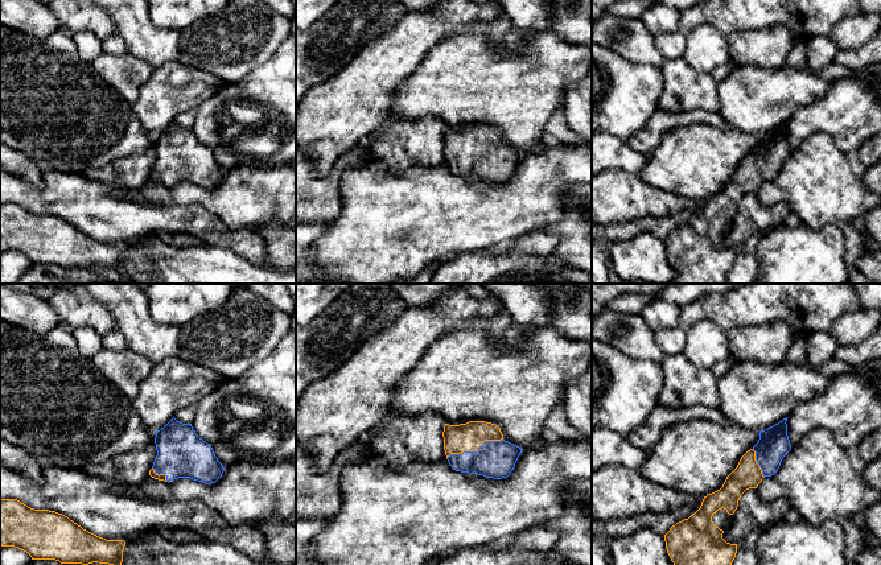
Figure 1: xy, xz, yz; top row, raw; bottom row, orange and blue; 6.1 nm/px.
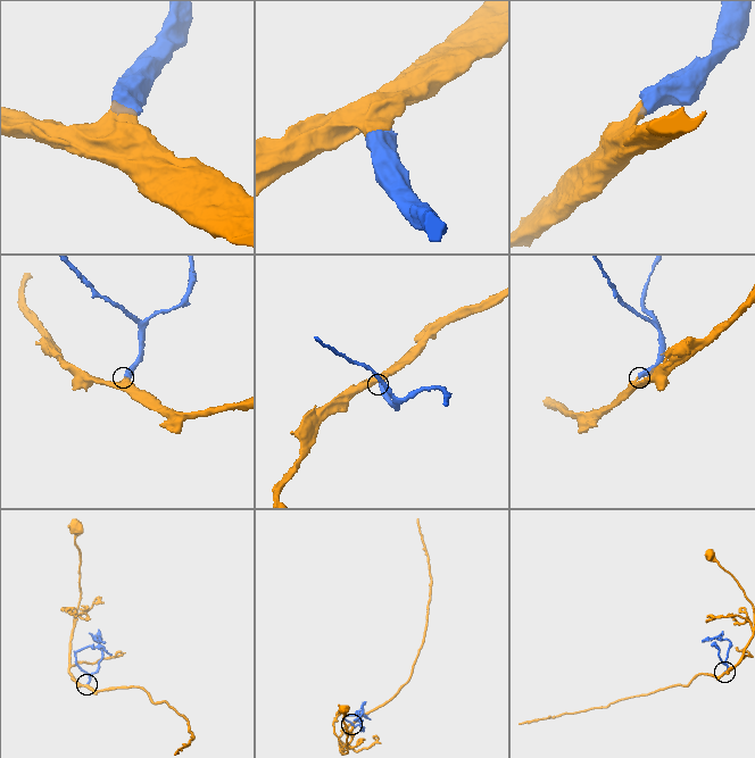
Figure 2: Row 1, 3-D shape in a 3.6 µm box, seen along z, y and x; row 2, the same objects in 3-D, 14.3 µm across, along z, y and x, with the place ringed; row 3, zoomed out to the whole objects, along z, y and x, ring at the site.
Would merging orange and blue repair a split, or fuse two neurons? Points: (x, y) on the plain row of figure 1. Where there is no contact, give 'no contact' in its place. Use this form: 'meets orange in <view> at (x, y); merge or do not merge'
meets orange in xz at (474, 155); merge

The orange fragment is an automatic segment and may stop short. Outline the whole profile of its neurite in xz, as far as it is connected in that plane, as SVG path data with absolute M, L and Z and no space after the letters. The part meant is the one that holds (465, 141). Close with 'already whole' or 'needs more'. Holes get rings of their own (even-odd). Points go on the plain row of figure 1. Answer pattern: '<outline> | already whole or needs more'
M486 125L445 128L444 154L453 174L486 182L507 182L522 152L505 145L501 132Z | needs more

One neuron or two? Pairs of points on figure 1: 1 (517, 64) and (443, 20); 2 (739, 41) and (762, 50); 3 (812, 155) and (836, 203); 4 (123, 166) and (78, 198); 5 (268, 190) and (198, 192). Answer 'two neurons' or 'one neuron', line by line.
1: two neurons
2: one neuron
3: one neuron
4: two neurons
5: one neuron

